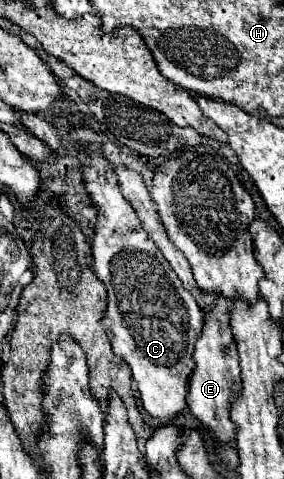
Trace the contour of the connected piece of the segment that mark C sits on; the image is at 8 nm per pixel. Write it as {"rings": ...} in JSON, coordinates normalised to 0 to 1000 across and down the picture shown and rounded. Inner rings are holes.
{"rings":[[[282,265],[246,273],[246,294],[282,299],[282,311],[310,311],[317,328],[289,336],[289,361],[303,399],[317,403],[324,424],[345,432],[345,466],[338,486],[324,503],[324,562],[338,578],[366,591],[380,612],[380,645],[366,658],[366,674],[387,674],[387,712],[401,724],[401,737],[437,749],[465,770],[465,791],[486,804],[500,846],[514,862],[570,883],[606,883],[655,850],[655,825],[662,825],[662,795],[683,770],[683,716],[697,699],[711,695],[711,649],[690,637],[683,620],[641,599],[641,587],[620,578],[599,549],[577,541],[570,524],[549,516],[535,495],[500,478],[493,457],[479,453],[458,424],[430,411],[415,395],[415,374],[387,353],[380,332],[366,332],[352,303],[359,290],[345,278],[331,278],[317,265]]]}

